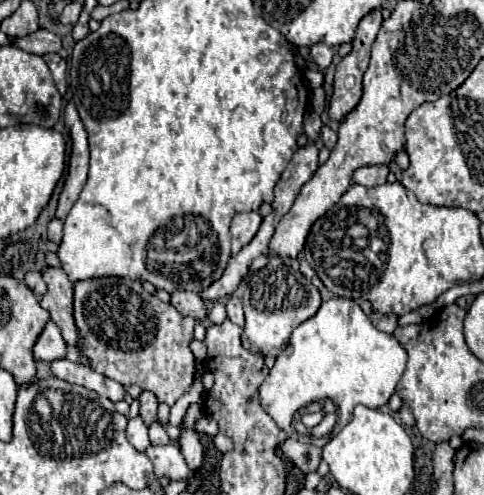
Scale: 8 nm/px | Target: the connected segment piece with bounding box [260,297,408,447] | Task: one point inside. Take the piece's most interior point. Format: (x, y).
(338, 354)

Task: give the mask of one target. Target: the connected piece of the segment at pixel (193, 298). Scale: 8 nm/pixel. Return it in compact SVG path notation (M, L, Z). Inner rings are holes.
M176 291L172 293L172 305L182 313L182 315L190 315L196 321L204 321L206 315L206 307L204 301L198 293L190 293L190 291Z

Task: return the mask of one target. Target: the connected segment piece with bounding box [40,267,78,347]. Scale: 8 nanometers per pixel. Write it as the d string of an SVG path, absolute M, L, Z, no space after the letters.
M46 267L42 271L42 277L48 289L44 297L40 299L40 305L48 309L52 321L60 327L64 341L76 347L78 331L74 325L74 317L72 317L72 291L74 291L72 283L62 269L54 269L54 267Z

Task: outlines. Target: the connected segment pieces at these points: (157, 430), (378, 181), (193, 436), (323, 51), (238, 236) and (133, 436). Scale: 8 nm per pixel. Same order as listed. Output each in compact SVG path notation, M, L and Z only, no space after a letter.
M152 423L150 425L150 439L152 439L154 445L170 443L170 439L168 439L168 435L166 435L166 431L164 431L164 427L160 423Z
M366 165L354 171L352 181L364 187L374 187L374 185L384 185L388 177L388 165Z
M194 427L192 429L182 429L178 445L182 449L182 455L184 455L186 463L192 469L198 469L202 465L202 443L200 443L198 431Z
M318 43L318 45L310 47L310 57L312 57L314 63L318 63L320 69L326 69L332 63L332 55L334 55L334 49L324 45L324 43Z
M238 213L232 219L232 255L236 255L242 247L246 247L256 235L262 217L258 213Z
M134 417L128 421L128 429L126 429L126 437L130 441L130 445L138 451L146 451L150 447L148 441L148 427L144 425L144 421L140 417Z

